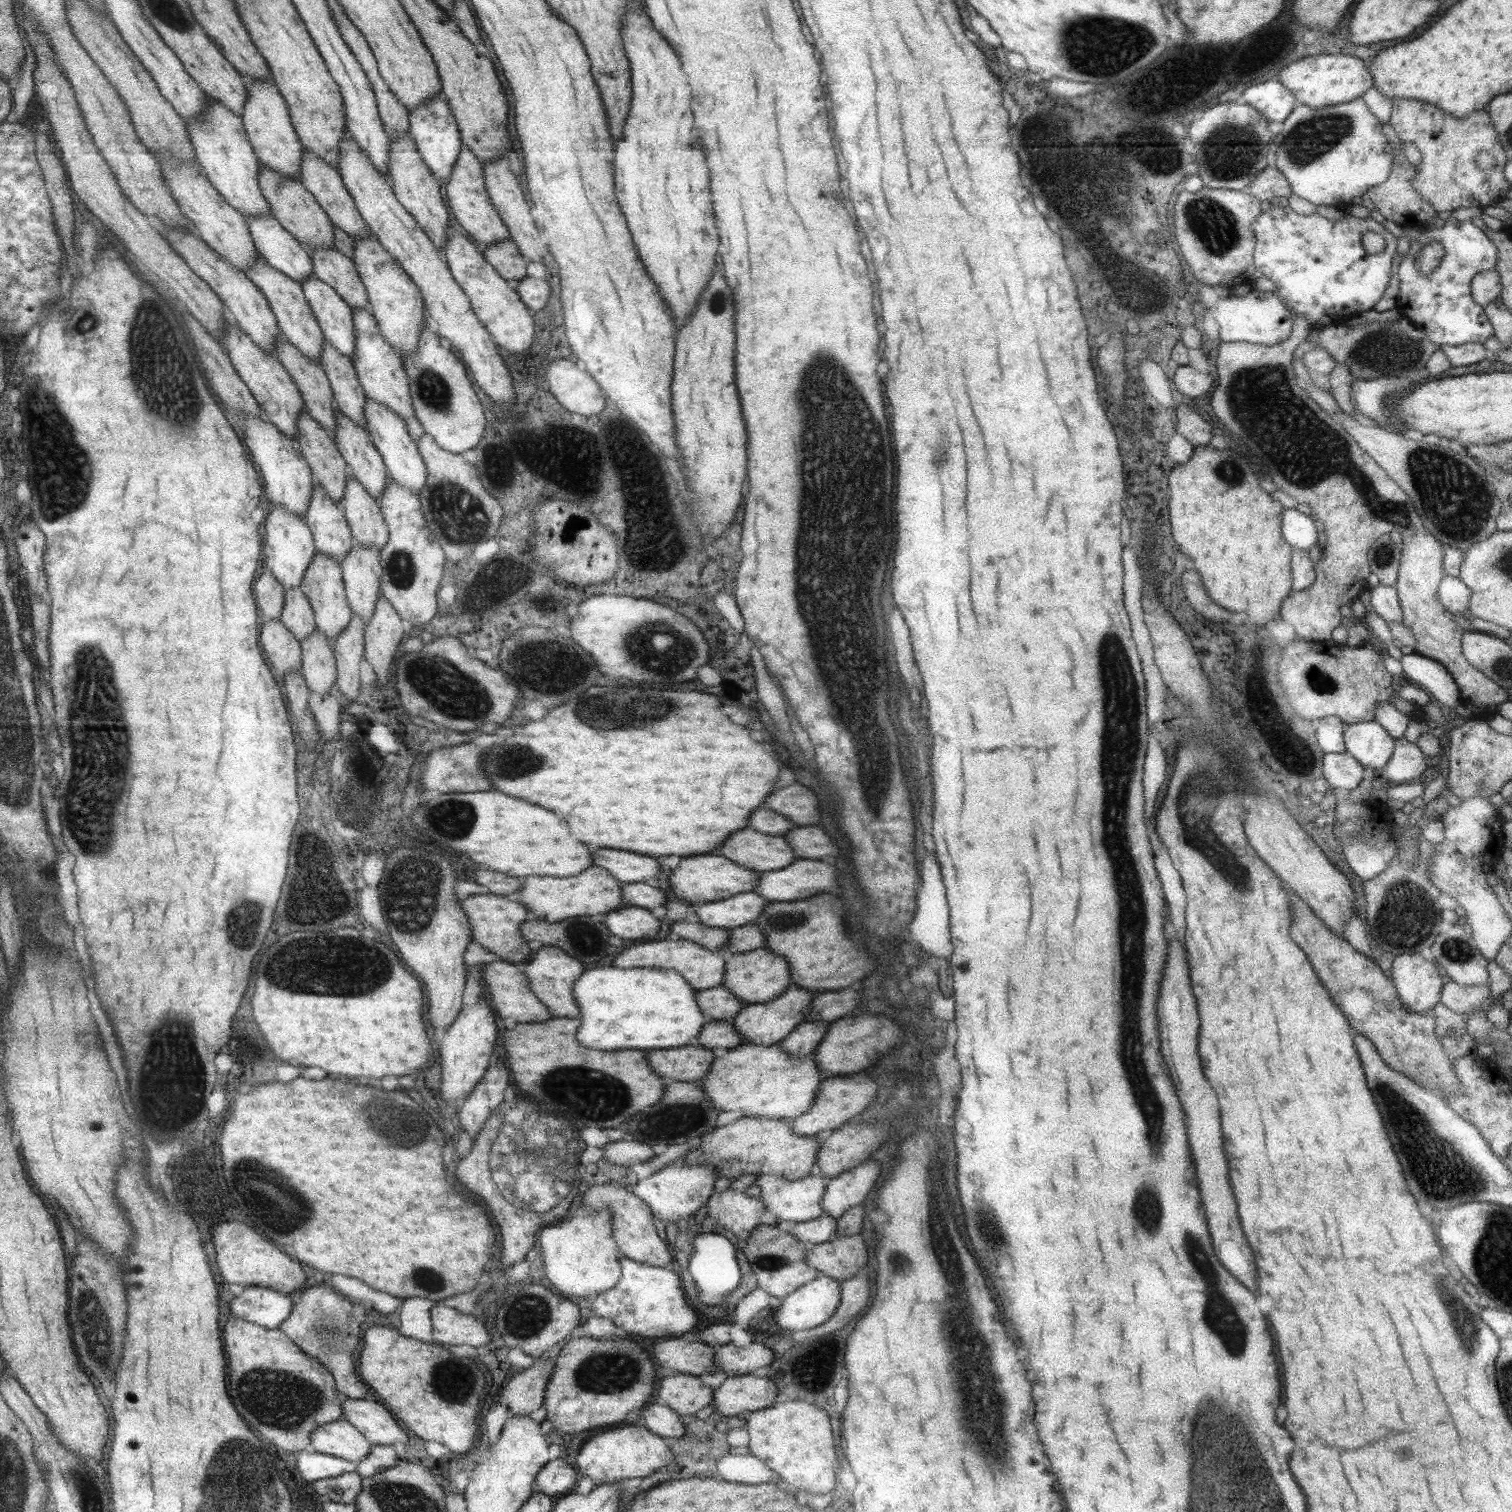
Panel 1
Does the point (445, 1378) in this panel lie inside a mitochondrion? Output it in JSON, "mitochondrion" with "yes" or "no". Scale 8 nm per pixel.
{"mitochondrion":"yes"}

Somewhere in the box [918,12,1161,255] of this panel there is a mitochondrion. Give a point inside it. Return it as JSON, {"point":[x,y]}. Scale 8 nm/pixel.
{"point":[1097,39]}

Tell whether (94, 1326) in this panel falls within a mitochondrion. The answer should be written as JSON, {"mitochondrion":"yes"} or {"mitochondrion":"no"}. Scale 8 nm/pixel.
{"mitochondrion":"yes"}

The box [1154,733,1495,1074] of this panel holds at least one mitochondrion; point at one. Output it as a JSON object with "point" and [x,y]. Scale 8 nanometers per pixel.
{"point":[1200,790]}

